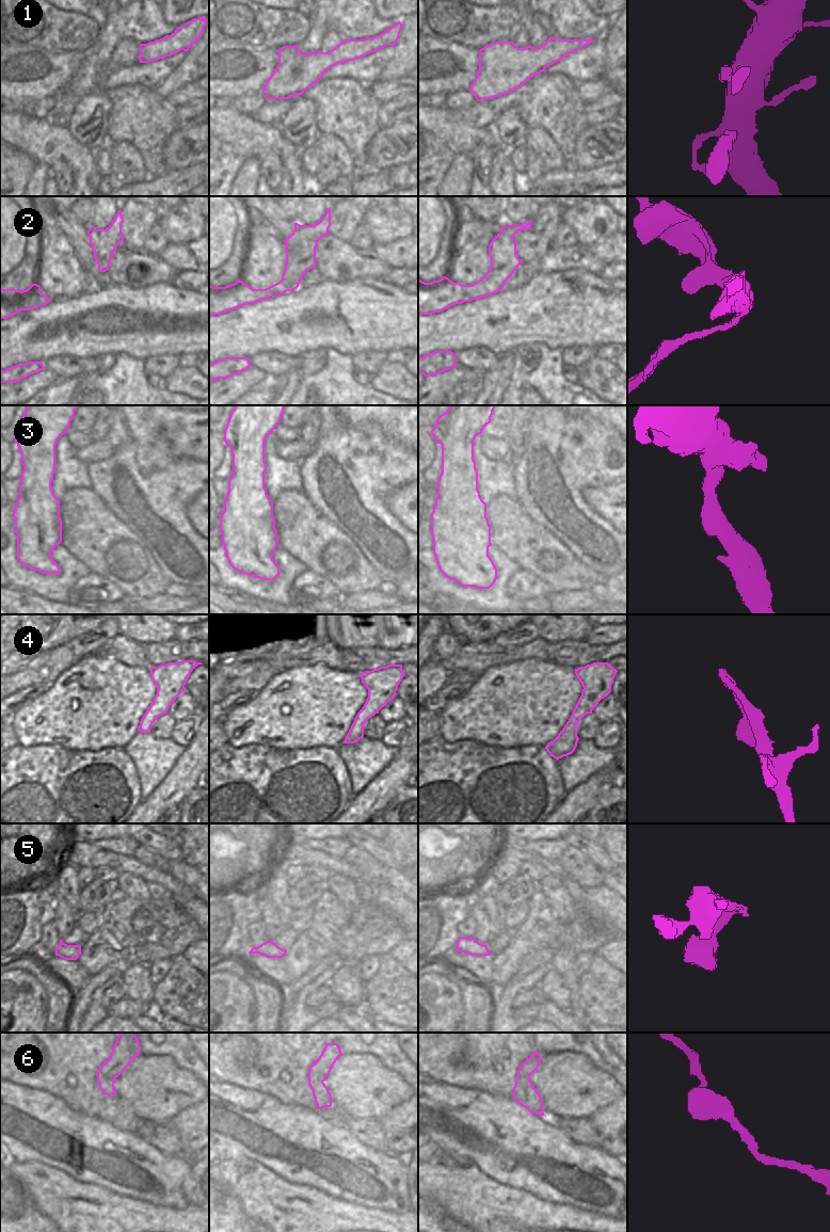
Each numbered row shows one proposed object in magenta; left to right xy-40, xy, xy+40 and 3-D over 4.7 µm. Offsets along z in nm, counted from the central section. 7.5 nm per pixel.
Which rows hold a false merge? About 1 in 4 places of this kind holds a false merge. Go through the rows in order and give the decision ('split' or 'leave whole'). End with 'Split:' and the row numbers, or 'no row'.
1: leave whole
2: leave whole
3: leave whole
4: leave whole
5: leave whole
6: leave whole
Split: no row

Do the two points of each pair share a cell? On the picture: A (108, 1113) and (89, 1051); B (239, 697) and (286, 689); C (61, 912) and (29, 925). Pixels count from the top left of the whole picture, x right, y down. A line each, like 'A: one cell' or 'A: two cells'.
A: one cell
B: two cells
C: two cells

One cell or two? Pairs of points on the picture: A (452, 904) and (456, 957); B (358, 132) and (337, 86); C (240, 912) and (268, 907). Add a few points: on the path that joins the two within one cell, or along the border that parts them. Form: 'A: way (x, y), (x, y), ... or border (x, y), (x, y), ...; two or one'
A: border (455, 948), (442, 961); two
B: way (354, 121), (353, 116), (337, 98); one
C: border (254, 890), (259, 899), (259, 911), (262, 918); two

